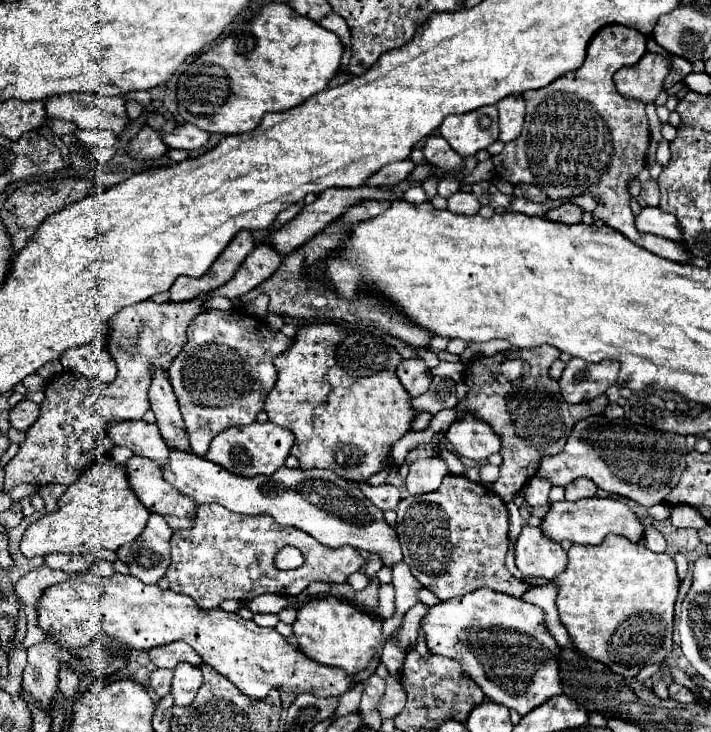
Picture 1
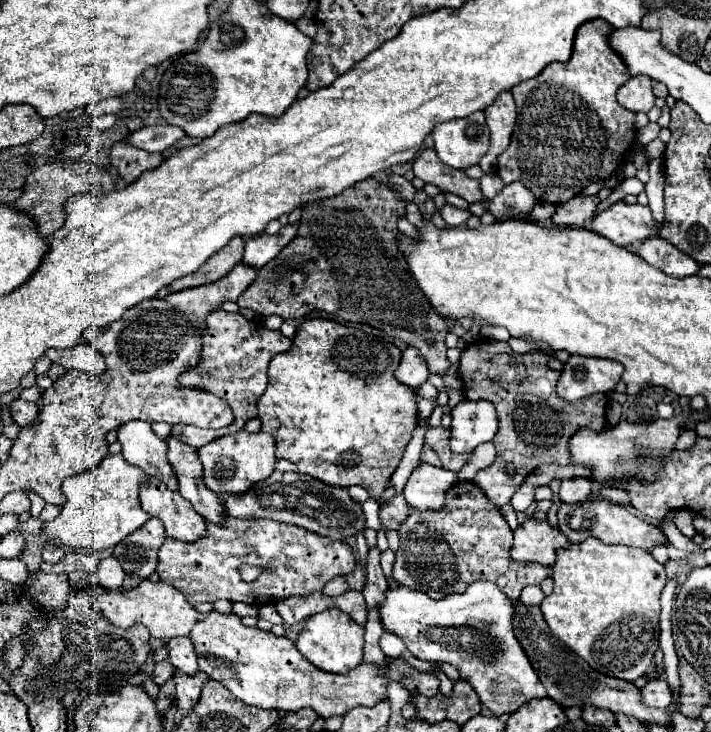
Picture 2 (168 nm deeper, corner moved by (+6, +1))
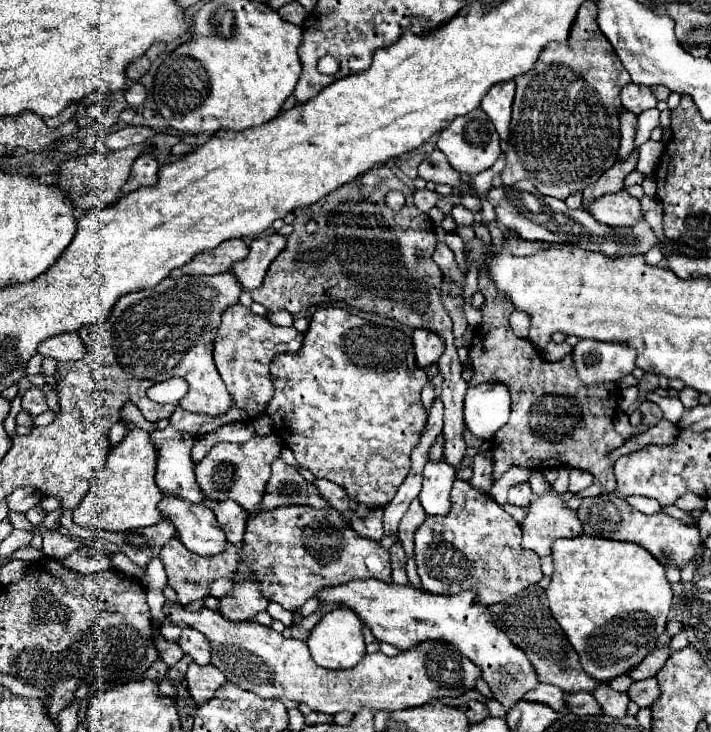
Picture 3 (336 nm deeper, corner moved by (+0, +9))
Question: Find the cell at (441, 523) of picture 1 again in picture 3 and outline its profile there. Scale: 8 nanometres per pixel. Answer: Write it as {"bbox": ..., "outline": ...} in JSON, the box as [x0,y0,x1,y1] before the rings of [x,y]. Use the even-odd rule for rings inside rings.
{"bbox":[415,480,543,604],"outline":[[[455,480],[451,490],[451,510],[445,516],[427,516],[415,532],[415,562],[421,584],[433,594],[457,594],[461,590],[477,590],[483,604],[505,602],[519,590],[537,584],[543,578],[541,558],[521,548],[521,526],[487,494],[475,490],[469,482]]]}

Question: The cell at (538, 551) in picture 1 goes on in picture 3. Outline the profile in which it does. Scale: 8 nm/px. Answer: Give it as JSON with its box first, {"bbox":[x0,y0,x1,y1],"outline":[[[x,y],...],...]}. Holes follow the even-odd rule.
{"bbox":[521,494,583,556],"outline":[[[545,494],[529,504],[529,512],[521,522],[523,548],[539,556],[551,554],[551,544],[557,538],[573,538],[583,534],[575,510],[569,510],[557,496]]]}

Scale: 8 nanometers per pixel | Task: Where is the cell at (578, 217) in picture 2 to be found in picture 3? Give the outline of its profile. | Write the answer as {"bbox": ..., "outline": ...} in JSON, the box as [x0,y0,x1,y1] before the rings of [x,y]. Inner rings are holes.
{"bbox":[583,150,639,206],"outline":[[[633,150],[631,156],[625,160],[625,162],[617,162],[615,166],[611,166],[597,182],[593,182],[591,186],[587,186],[583,190],[583,206],[589,204],[589,202],[595,202],[599,200],[601,196],[605,194],[611,194],[611,192],[619,192],[623,188],[623,178],[635,170],[635,164],[637,164],[637,158],[639,154]]]}

